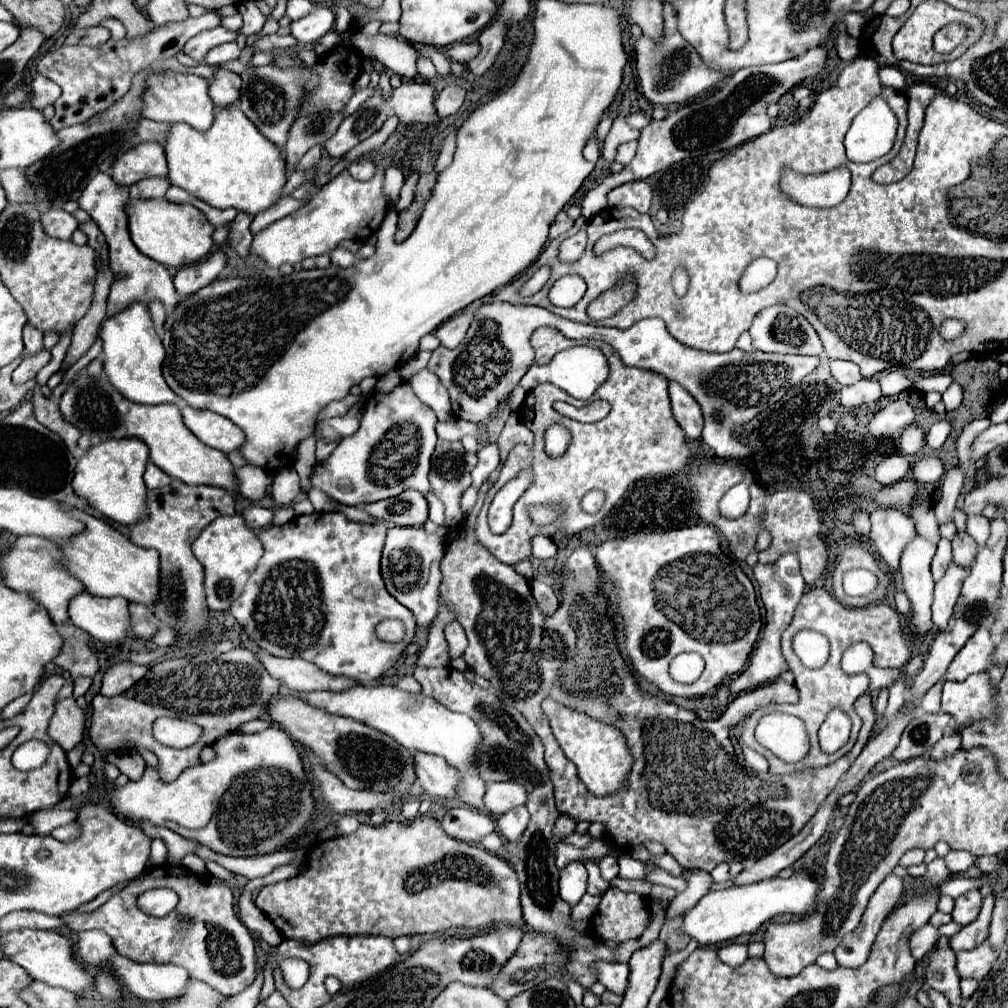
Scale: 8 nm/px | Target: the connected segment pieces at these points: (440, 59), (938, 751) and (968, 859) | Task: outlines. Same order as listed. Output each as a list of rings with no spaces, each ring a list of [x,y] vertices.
[[[409,42],[409,44],[411,44],[421,56],[429,58],[429,60],[435,64],[439,76],[449,76],[449,74],[451,74],[451,60],[449,60],[445,54],[441,54],[435,46],[425,46],[425,44],[417,44],[417,42]]]
[[[947,730],[947,734],[931,748],[929,752],[929,758],[931,760],[945,760],[949,756],[953,756],[957,750],[961,748],[961,740],[959,740],[959,734],[953,732],[953,730]]]
[[[951,850],[943,860],[945,860],[945,864],[947,864],[947,868],[949,868],[951,874],[965,872],[965,870],[969,870],[975,864],[975,858],[971,854],[967,854],[967,852],[955,852],[955,850]]]

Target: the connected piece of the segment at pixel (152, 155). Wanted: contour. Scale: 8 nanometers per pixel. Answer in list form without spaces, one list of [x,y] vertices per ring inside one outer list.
[[[143,142],[137,148],[125,152],[111,168],[111,176],[117,184],[131,186],[143,178],[167,176],[167,158],[165,150],[157,142]]]

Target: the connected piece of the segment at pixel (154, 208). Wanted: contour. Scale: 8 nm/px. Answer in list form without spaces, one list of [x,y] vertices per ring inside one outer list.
[[[165,198],[159,200],[129,200],[127,204],[129,214],[129,232],[133,238],[133,244],[153,258],[155,262],[167,266],[167,268],[183,268],[187,264],[195,264],[207,254],[213,252],[213,232],[215,228],[205,218],[201,210],[189,204],[175,204]]]

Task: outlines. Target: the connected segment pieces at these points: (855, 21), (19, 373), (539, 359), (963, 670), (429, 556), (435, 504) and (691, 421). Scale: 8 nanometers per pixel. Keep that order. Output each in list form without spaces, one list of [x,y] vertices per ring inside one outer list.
[[[849,12],[849,14],[843,18],[843,22],[847,24],[847,32],[849,32],[851,36],[855,36],[855,38],[859,38],[859,36],[861,36],[861,28],[863,28],[863,24],[865,24],[863,14]]]
[[[39,350],[39,352],[33,354],[33,356],[25,354],[25,358],[21,360],[21,364],[13,370],[13,382],[15,382],[15,384],[25,384],[25,382],[33,380],[35,374],[37,374],[49,360],[51,360],[49,350]]]
[[[551,327],[538,328],[531,336],[531,346],[535,348],[535,362],[537,364],[549,364],[557,352],[571,348],[571,346],[577,346],[577,344],[583,346],[583,340],[581,342],[569,340],[561,332],[551,330]]]
[[[979,626],[977,632],[967,640],[967,644],[959,650],[955,660],[947,668],[945,678],[955,680],[955,682],[963,682],[971,674],[985,672],[991,664],[993,650],[995,650],[995,646],[989,638],[989,630],[985,626]]]
[[[393,526],[387,530],[387,540],[385,540],[383,558],[381,558],[381,574],[385,580],[387,592],[415,614],[417,626],[429,626],[433,618],[437,616],[439,602],[421,602],[421,594],[427,584],[431,562],[441,558],[443,558],[443,544],[437,540],[437,536],[427,534],[423,528]]]
[[[433,490],[427,492],[425,498],[429,502],[429,520],[433,520],[435,524],[443,526],[443,520],[445,520],[445,514],[443,514],[445,512],[445,506],[443,506],[443,502],[433,494]]]
[[[669,382],[669,396],[673,406],[673,416],[683,428],[685,436],[697,440],[703,430],[703,414],[697,400],[685,388],[679,388],[679,384],[675,382]]]

